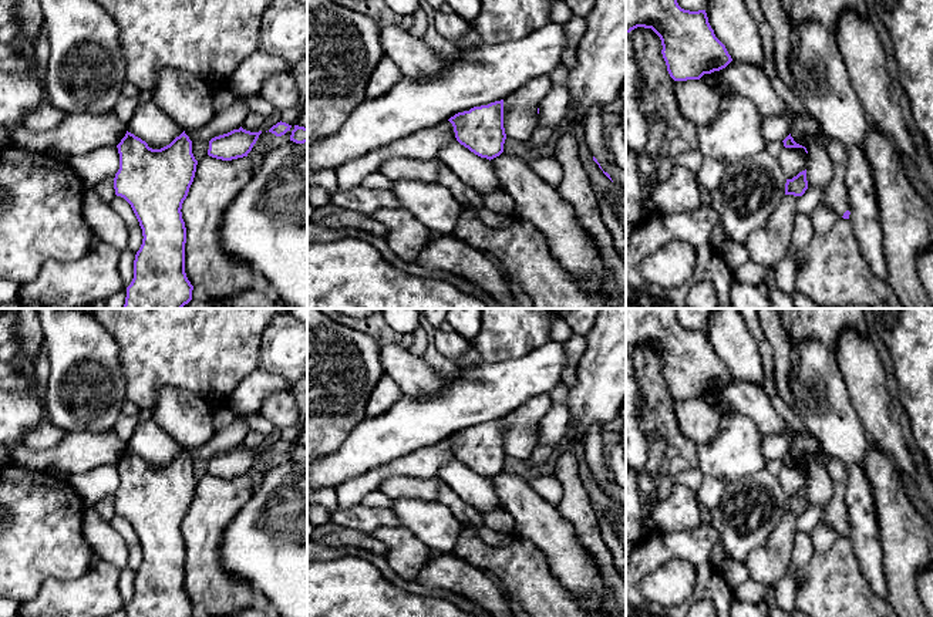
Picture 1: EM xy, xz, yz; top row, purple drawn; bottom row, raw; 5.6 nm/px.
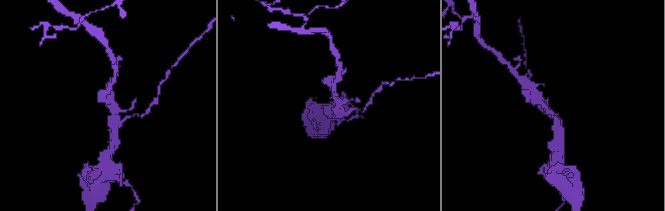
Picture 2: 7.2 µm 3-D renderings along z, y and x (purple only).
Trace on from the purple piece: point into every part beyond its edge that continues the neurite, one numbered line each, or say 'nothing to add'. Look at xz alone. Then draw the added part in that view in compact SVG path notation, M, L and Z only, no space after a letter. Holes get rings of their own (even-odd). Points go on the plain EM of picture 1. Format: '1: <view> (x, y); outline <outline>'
nothing to add

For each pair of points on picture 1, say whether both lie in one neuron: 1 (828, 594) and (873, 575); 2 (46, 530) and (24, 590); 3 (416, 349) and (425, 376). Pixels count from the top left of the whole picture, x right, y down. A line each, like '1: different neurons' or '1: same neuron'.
1: different neurons
2: same neuron
3: different neurons

